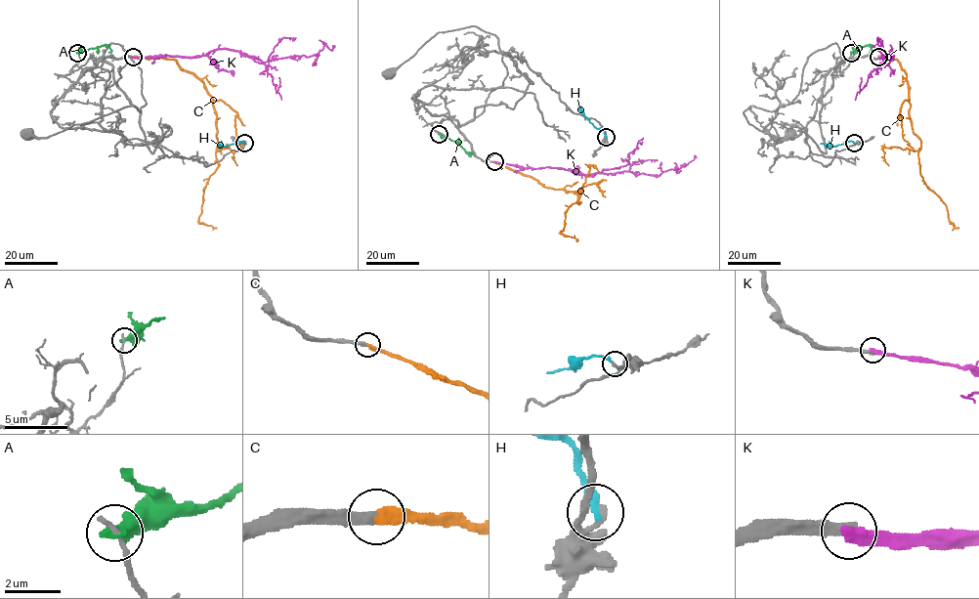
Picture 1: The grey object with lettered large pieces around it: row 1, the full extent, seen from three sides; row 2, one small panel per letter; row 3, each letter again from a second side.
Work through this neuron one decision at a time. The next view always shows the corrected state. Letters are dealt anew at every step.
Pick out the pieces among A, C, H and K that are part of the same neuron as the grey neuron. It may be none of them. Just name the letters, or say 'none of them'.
C

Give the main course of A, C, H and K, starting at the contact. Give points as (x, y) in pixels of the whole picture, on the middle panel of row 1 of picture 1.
A: (439, 134), (470, 151)
C: (495, 162), (534, 178), (545, 187), (577, 192), (579, 202), (569, 208), (560, 232), (575, 240)
H: (606, 137), (604, 131), (596, 128), (577, 103)
K: (494, 161), (524, 168), (561, 168), (578, 175), (629, 171), (659, 175), (687, 164), (696, 156)

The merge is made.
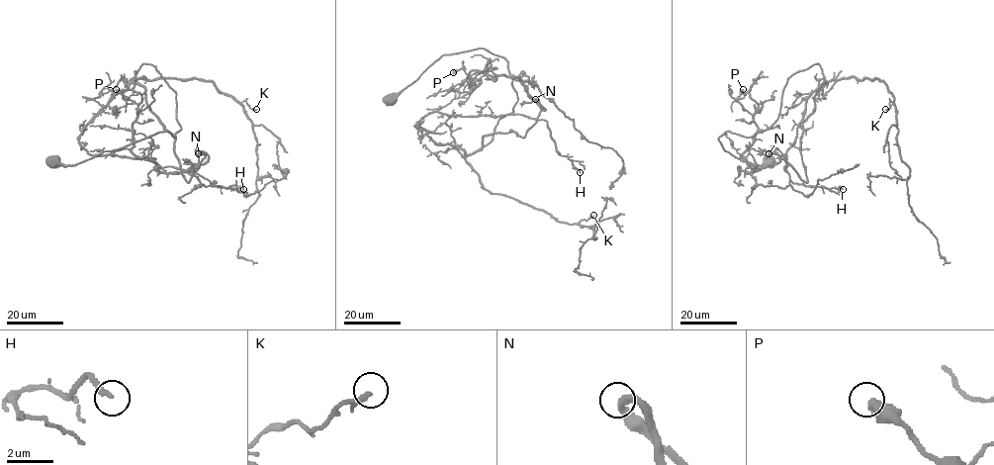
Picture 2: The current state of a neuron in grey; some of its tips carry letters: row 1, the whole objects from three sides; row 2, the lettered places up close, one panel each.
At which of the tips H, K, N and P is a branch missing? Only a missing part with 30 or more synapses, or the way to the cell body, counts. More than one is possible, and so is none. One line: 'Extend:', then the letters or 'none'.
Extend: none

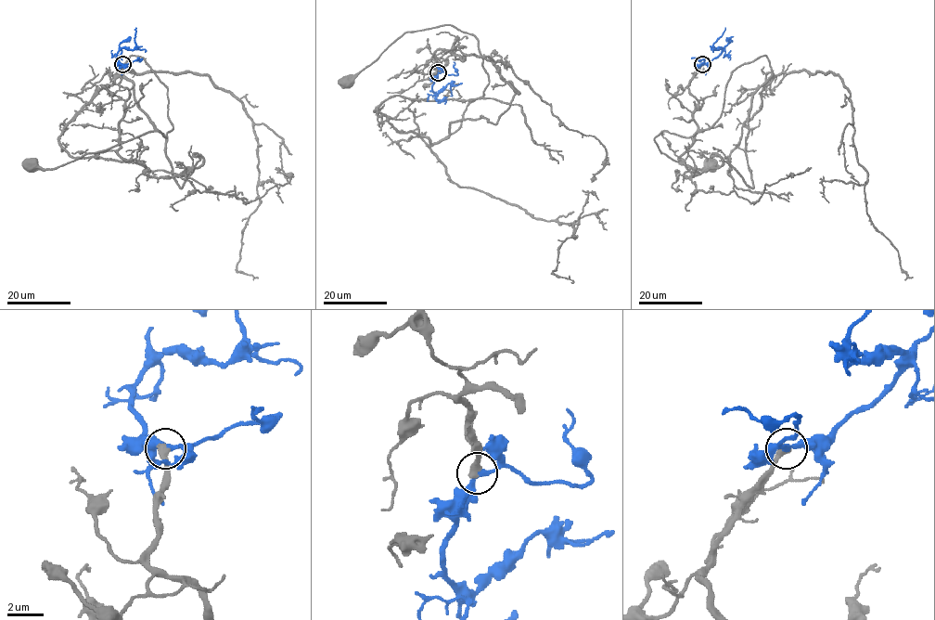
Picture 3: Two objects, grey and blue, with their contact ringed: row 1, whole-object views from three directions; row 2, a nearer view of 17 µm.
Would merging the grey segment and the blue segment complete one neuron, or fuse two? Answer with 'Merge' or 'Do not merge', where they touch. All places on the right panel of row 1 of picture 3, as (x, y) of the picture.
Merge. Place: (702, 64)

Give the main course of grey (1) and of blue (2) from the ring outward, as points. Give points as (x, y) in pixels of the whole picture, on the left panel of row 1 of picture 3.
1: (121, 64), (118, 154), (168, 177), (201, 157), (183, 185), (121, 74), (139, 56), (167, 136), (31, 164)
2: (121, 64), (116, 54), (121, 48), (134, 48), (136, 28)

